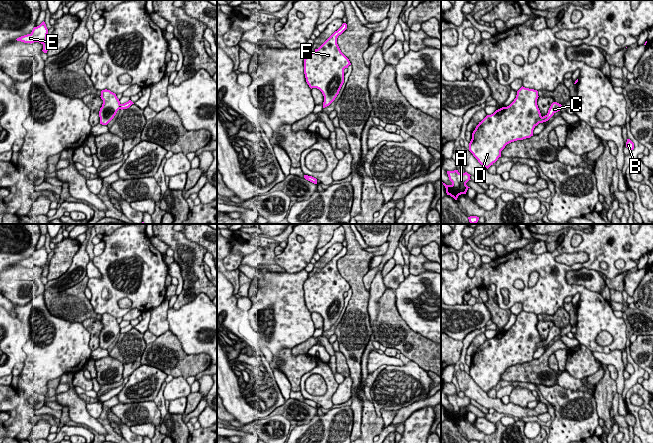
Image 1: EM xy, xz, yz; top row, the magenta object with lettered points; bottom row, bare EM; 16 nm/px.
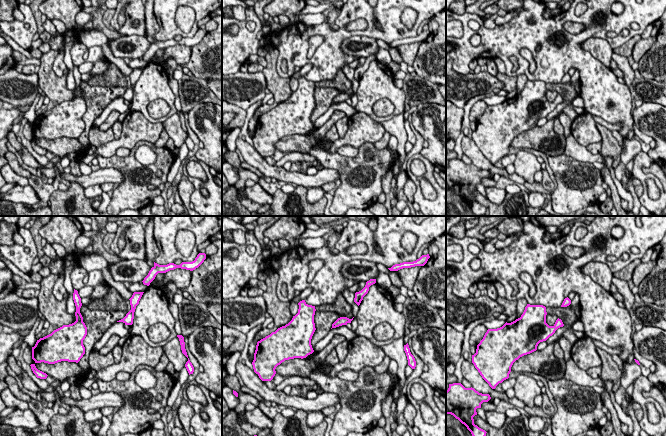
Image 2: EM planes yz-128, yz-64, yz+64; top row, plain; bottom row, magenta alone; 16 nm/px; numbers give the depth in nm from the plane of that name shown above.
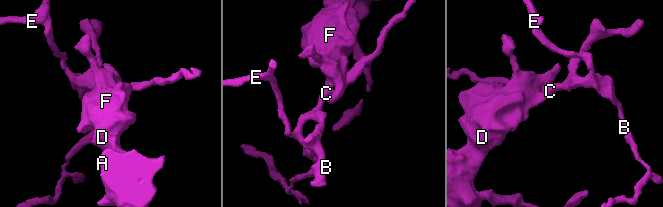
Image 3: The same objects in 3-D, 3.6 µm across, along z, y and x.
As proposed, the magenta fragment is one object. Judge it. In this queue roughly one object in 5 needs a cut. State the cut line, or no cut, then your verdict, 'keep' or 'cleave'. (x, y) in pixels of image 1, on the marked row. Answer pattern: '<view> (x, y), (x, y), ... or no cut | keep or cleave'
no cut | keep

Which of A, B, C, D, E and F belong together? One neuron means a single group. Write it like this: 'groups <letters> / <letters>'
groups A B C D E F

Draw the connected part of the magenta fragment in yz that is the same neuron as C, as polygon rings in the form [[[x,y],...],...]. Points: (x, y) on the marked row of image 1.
[[[521,87],[517,91],[516,98],[507,107],[496,110],[493,114],[487,115],[476,126],[472,133],[472,139],[469,143],[469,151],[485,168],[493,165],[499,157],[505,146],[517,140],[523,140],[533,136],[534,128],[539,124],[548,121],[556,112],[560,111],[561,104],[553,102],[545,116],[541,116],[537,105],[538,91]]]

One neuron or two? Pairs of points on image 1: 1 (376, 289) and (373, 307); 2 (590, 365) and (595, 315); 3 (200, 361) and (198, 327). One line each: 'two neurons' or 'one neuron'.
1: one neuron
2: two neurons
3: two neurons

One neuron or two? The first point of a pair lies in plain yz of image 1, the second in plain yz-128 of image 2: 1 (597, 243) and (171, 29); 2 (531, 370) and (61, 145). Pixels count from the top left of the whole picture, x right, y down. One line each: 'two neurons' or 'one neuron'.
1: one neuron
2: one neuron

